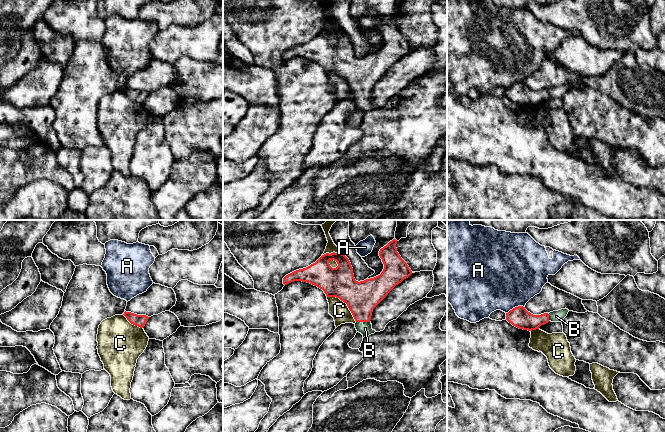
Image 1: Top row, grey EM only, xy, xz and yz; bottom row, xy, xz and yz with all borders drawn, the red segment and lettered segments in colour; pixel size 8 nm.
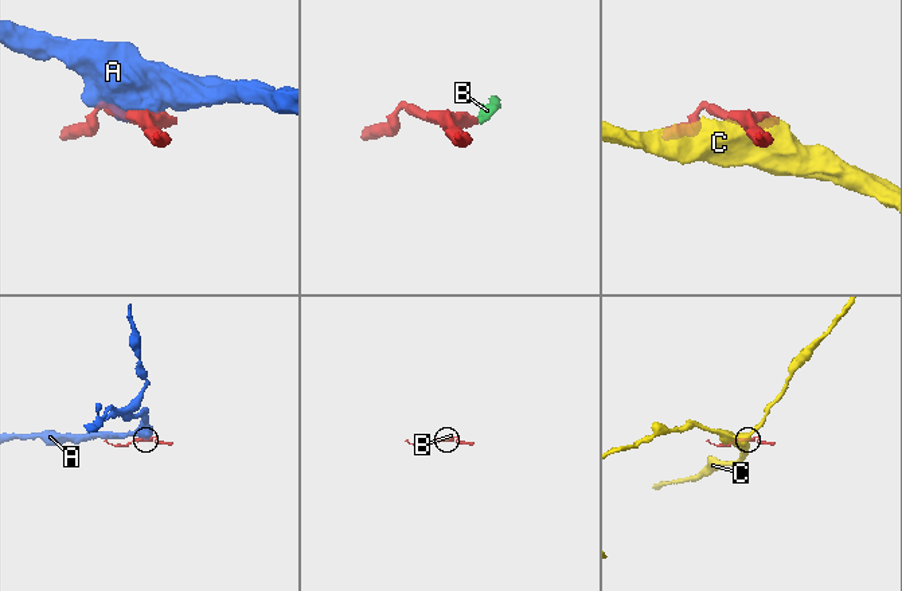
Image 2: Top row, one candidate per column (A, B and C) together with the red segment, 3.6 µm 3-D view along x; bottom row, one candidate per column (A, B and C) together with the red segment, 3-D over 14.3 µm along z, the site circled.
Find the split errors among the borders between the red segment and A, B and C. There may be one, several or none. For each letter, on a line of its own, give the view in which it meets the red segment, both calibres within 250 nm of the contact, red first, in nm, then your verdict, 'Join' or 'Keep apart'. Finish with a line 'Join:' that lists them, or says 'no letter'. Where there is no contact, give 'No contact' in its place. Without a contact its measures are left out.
A: Touches red in yz. Thickness 160 nm (red) against 500 nm. Keep apart
B: Touches red in xz. Thickness 260 nm (red) against 110 nm. Join
C: Touches red in xz. Thickness 260 nm (red) against 150 nm. Keep apart
Join: B

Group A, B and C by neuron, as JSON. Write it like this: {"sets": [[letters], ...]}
{"sets": [["A"], ["B"], ["C"]]}

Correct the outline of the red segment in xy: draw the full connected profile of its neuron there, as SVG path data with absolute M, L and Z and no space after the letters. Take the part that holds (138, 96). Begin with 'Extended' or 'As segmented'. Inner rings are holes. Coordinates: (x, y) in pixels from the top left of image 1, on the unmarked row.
As segmented. M126 87L124 88L123 91L127 94L127 96L131 100L138 102L140 104L143 104L149 95L149 93L146 91L137 91L137 90L126 88Z

